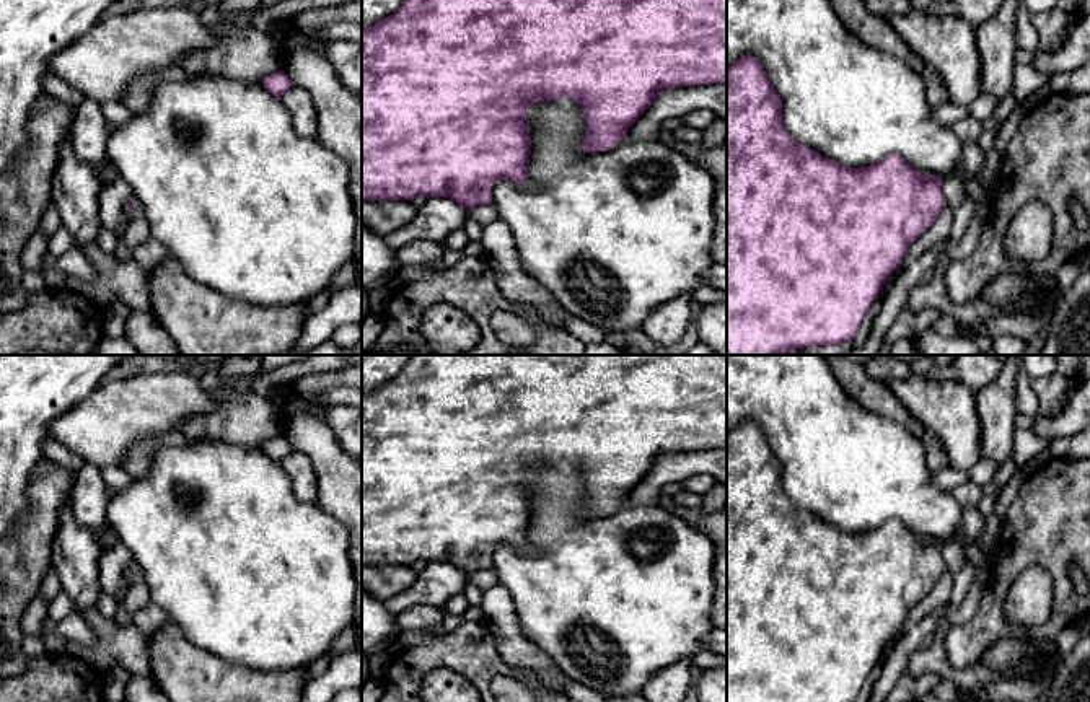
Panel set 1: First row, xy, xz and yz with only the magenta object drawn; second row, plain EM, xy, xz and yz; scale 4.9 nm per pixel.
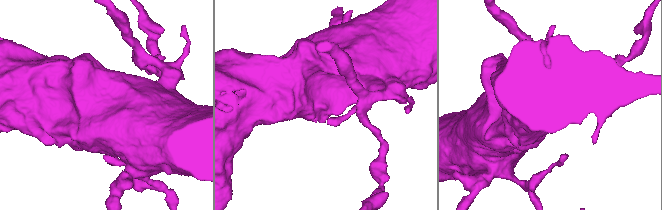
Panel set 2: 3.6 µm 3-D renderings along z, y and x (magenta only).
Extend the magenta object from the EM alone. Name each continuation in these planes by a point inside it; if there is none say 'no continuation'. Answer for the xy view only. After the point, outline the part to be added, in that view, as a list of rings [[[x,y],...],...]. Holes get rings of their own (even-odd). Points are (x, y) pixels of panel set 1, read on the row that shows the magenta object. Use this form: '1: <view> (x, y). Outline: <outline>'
1: xy (134, 209). Outline: [[[130,197],[130,205],[127,208],[127,213],[130,218],[138,217],[143,212],[142,204],[138,202],[137,197]]]

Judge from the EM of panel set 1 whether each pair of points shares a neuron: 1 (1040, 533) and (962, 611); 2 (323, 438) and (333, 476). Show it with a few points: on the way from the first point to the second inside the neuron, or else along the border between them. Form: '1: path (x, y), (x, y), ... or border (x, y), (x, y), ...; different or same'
1: border (989, 570), (978, 609), (970, 618), (960, 621); different
2: path (323, 448), (333, 466); same

